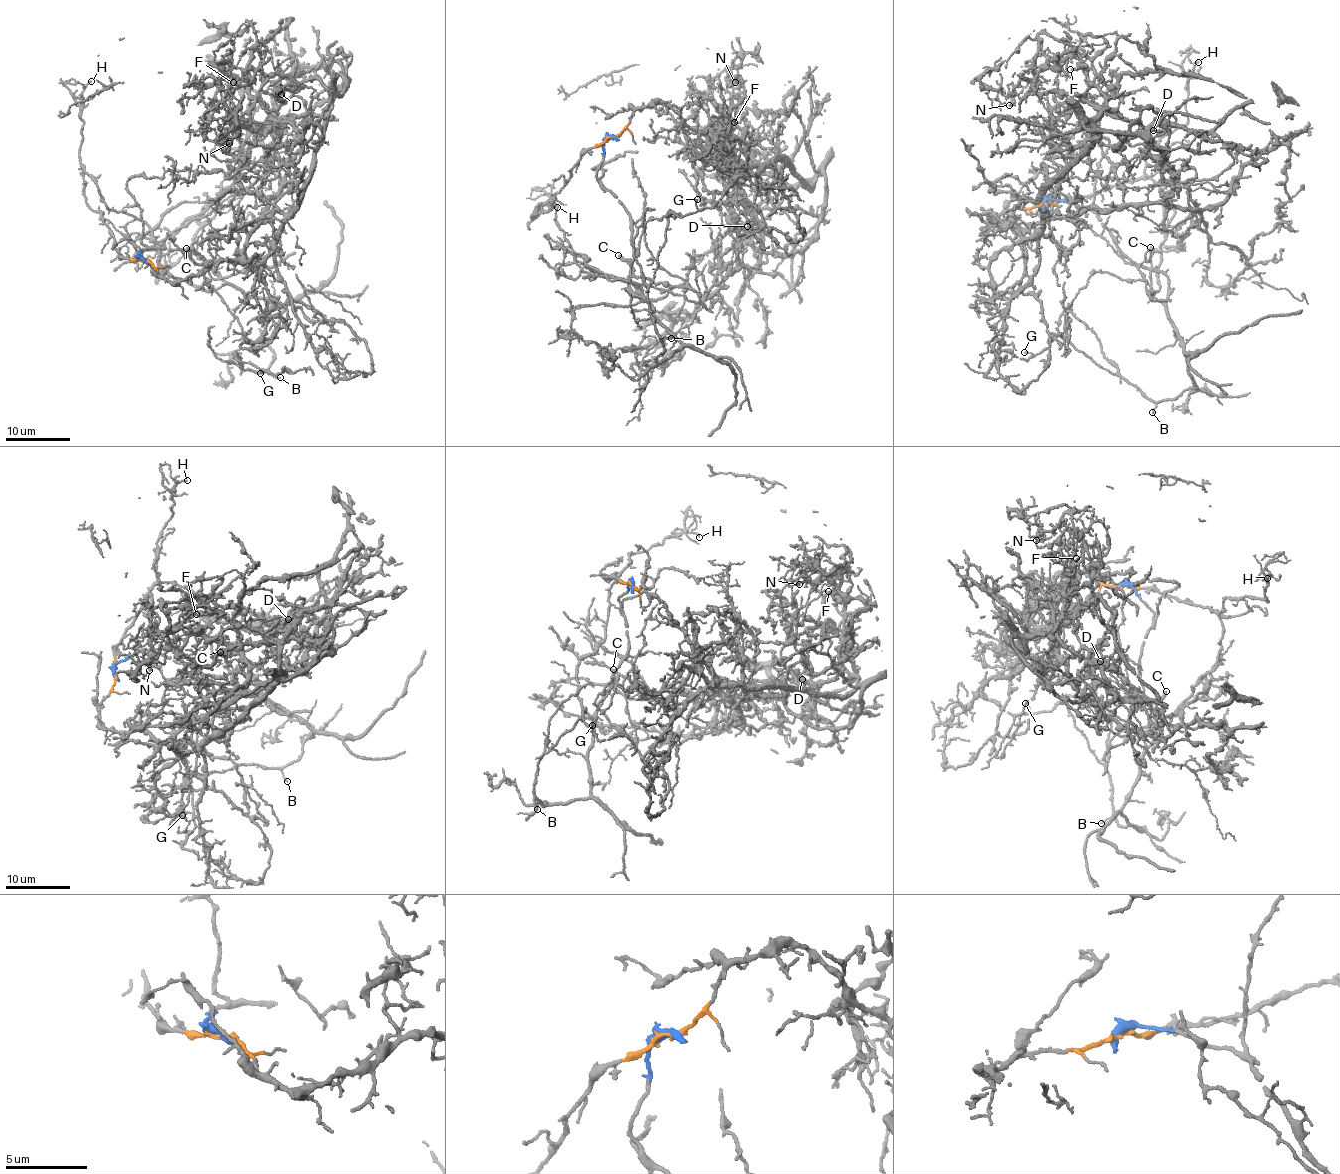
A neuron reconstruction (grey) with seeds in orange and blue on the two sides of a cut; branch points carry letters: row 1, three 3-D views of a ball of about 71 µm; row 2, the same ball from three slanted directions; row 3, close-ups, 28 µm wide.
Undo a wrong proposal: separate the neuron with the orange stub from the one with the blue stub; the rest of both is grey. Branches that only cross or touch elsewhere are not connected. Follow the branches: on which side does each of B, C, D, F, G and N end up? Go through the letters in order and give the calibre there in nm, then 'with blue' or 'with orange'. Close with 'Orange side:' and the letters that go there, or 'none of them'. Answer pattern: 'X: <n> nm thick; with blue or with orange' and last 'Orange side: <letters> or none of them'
B: 130 nm thick; with blue
C: 320 nm thick; with blue
D: 220 nm thick; with orange
F: 120 nm thick; with orange
G: 180 nm thick; with blue
N: 220 nm thick; with orange
Orange side: D, F, N

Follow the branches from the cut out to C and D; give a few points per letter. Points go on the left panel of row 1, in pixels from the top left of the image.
C: (144, 260), (138, 257), (142, 250), (138, 252), (161, 247), (179, 249), (193, 262), (203, 263), (186, 248)
D: (144, 260), (171, 281), (266, 255), (330, 105), (319, 79), (294, 89), (286, 76), (281, 94)

